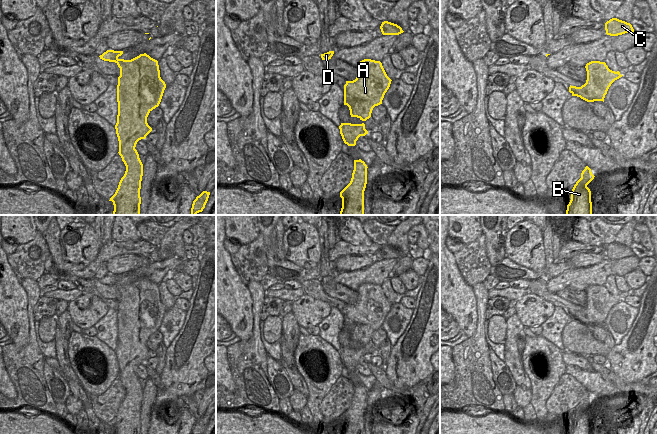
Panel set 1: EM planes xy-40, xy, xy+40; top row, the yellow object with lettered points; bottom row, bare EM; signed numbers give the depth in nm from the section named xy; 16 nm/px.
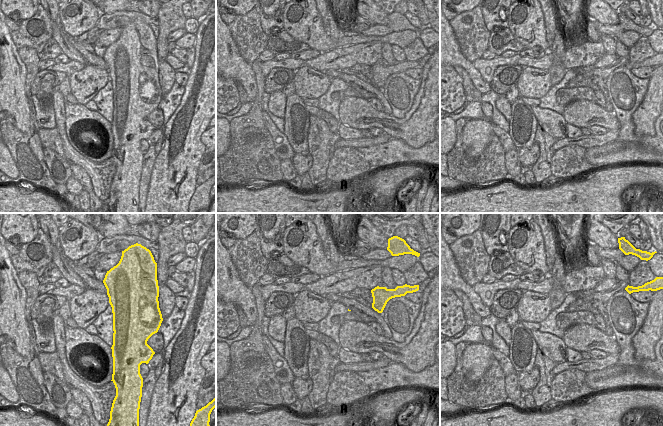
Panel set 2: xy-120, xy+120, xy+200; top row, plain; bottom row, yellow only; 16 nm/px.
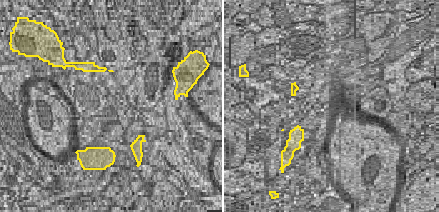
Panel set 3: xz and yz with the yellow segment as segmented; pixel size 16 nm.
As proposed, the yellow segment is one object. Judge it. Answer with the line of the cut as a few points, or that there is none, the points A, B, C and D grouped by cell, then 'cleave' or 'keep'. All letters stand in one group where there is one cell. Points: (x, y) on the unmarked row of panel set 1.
xy-40 (155, 294), (154, 307), (152, 309), (162, 319) | A B D / C | cleave

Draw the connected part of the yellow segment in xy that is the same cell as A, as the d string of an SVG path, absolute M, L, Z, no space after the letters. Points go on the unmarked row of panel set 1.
M364 283L357 292L356 303L346 305L344 309L344 329L349 331L351 341L364 346L371 341L373 332L382 328L383 313L379 313L376 302L382 297L383 290L380 285Z

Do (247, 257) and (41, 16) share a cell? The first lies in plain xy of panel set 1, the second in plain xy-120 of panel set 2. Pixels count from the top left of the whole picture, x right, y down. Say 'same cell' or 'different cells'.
same cell

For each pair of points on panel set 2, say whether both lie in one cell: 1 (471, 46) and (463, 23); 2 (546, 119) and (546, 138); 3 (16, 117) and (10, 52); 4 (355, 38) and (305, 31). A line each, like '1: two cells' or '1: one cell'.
1: one cell
2: two cells
3: one cell
4: one cell

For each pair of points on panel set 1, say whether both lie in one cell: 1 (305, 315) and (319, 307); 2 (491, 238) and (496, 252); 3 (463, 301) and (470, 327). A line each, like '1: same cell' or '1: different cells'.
1: same cell
2: same cell
3: same cell

